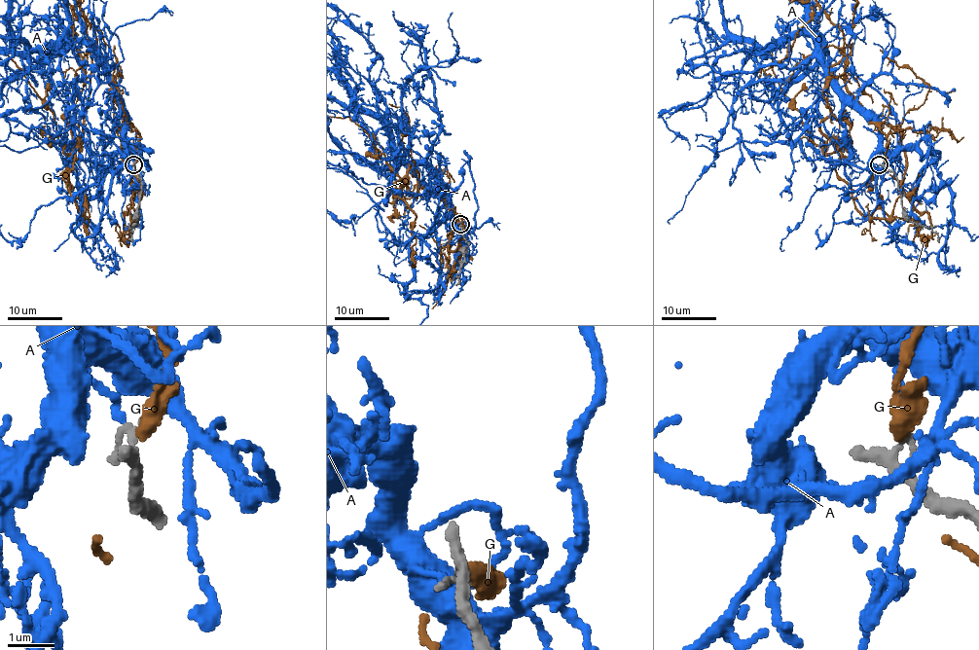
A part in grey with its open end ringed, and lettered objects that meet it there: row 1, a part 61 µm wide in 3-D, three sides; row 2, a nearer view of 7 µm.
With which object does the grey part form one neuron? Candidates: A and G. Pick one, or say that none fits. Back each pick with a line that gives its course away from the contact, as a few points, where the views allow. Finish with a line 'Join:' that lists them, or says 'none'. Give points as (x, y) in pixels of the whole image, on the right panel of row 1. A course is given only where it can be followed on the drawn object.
Join: none

